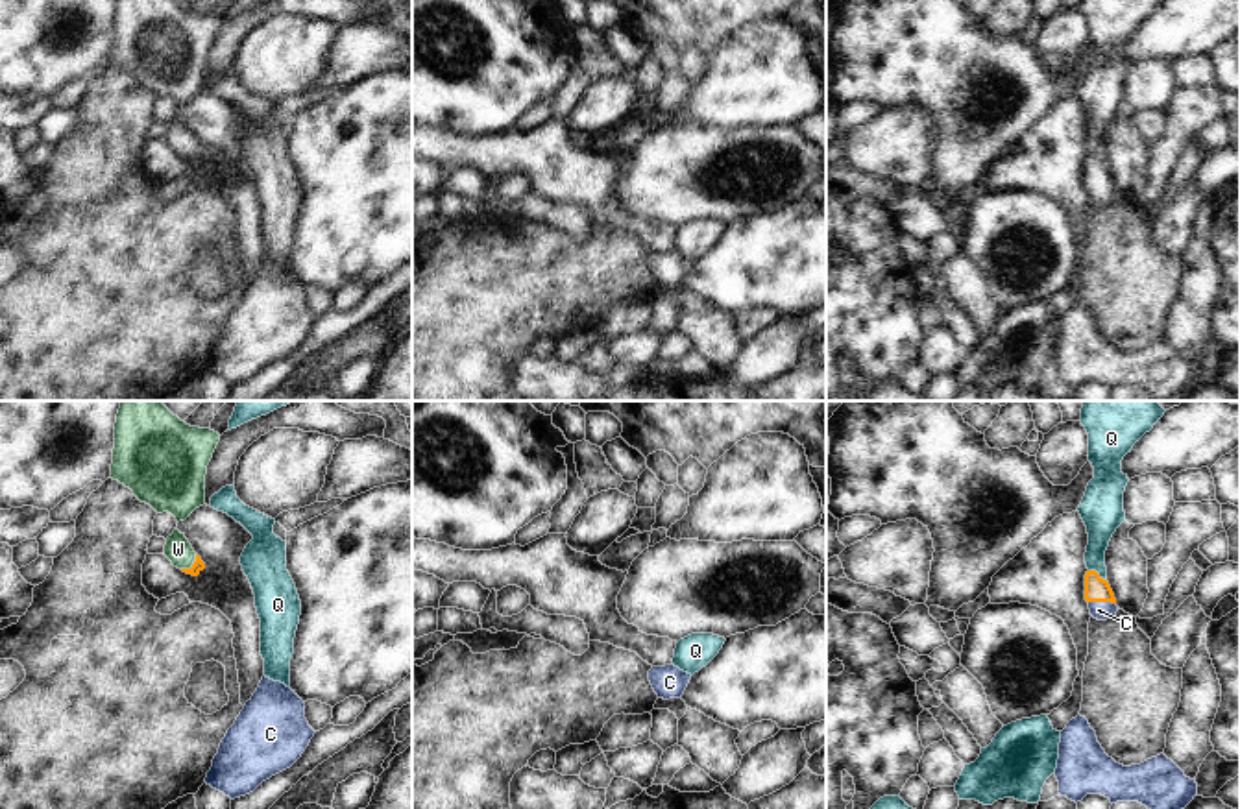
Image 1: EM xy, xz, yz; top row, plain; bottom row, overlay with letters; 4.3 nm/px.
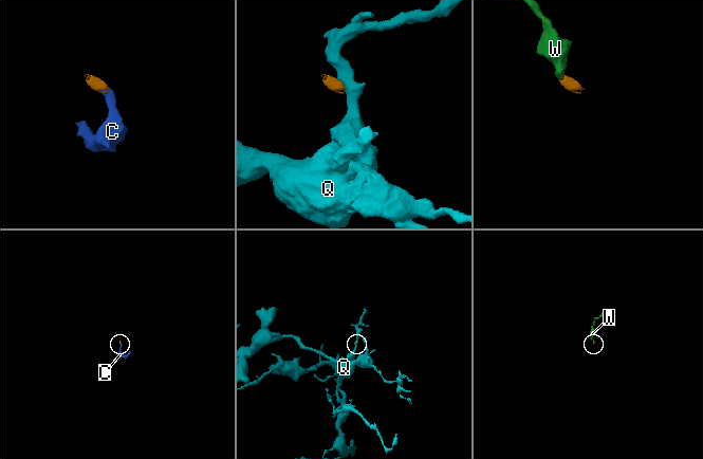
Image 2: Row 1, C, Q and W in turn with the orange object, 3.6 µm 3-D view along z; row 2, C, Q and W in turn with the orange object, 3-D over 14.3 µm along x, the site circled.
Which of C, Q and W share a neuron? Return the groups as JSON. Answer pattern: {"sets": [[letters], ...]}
{"sets": [["C", "W"], ["Q"]]}

